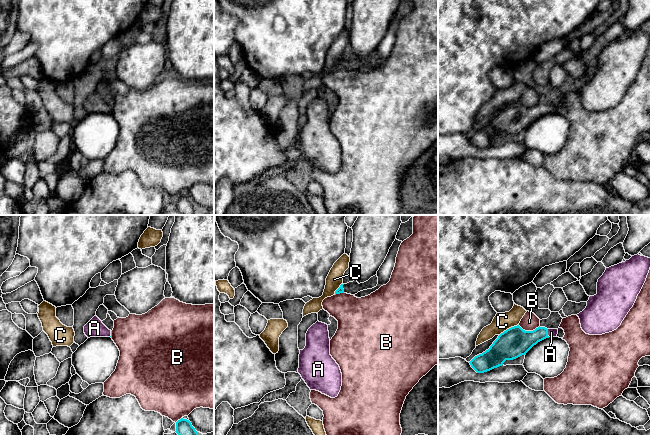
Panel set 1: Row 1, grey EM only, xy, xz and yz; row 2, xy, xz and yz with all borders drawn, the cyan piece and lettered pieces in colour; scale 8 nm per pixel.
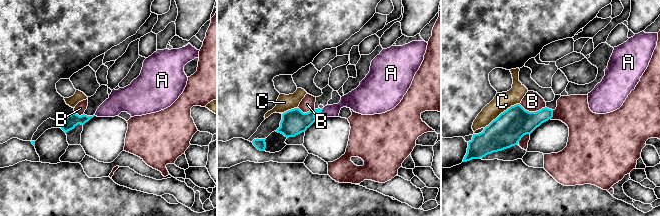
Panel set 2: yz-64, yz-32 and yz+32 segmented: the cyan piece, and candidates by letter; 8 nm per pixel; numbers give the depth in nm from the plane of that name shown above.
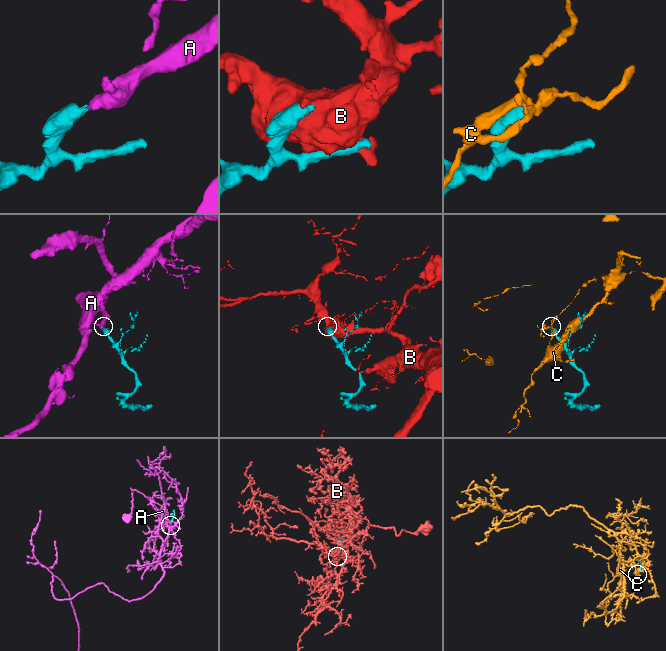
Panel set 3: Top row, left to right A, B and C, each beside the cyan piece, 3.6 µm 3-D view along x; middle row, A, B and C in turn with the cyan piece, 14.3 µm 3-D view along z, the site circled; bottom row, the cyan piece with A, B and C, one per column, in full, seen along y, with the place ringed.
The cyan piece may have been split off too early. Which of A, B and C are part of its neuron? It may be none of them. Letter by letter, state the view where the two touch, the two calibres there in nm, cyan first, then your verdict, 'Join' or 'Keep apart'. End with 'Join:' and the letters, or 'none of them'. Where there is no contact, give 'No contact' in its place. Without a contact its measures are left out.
A: Touches cyan in yz. Thickness 220 nm (cyan) against 60 nm. Join
B: Touches cyan in yz. Thickness 240 nm (cyan) against 140 nm. Keep apart
C: Touches cyan in yz. Thickness 240 nm (cyan) against 140 nm. Keep apart
Join: A

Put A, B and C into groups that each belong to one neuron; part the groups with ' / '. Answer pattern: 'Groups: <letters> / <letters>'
Groups: A / B / C

